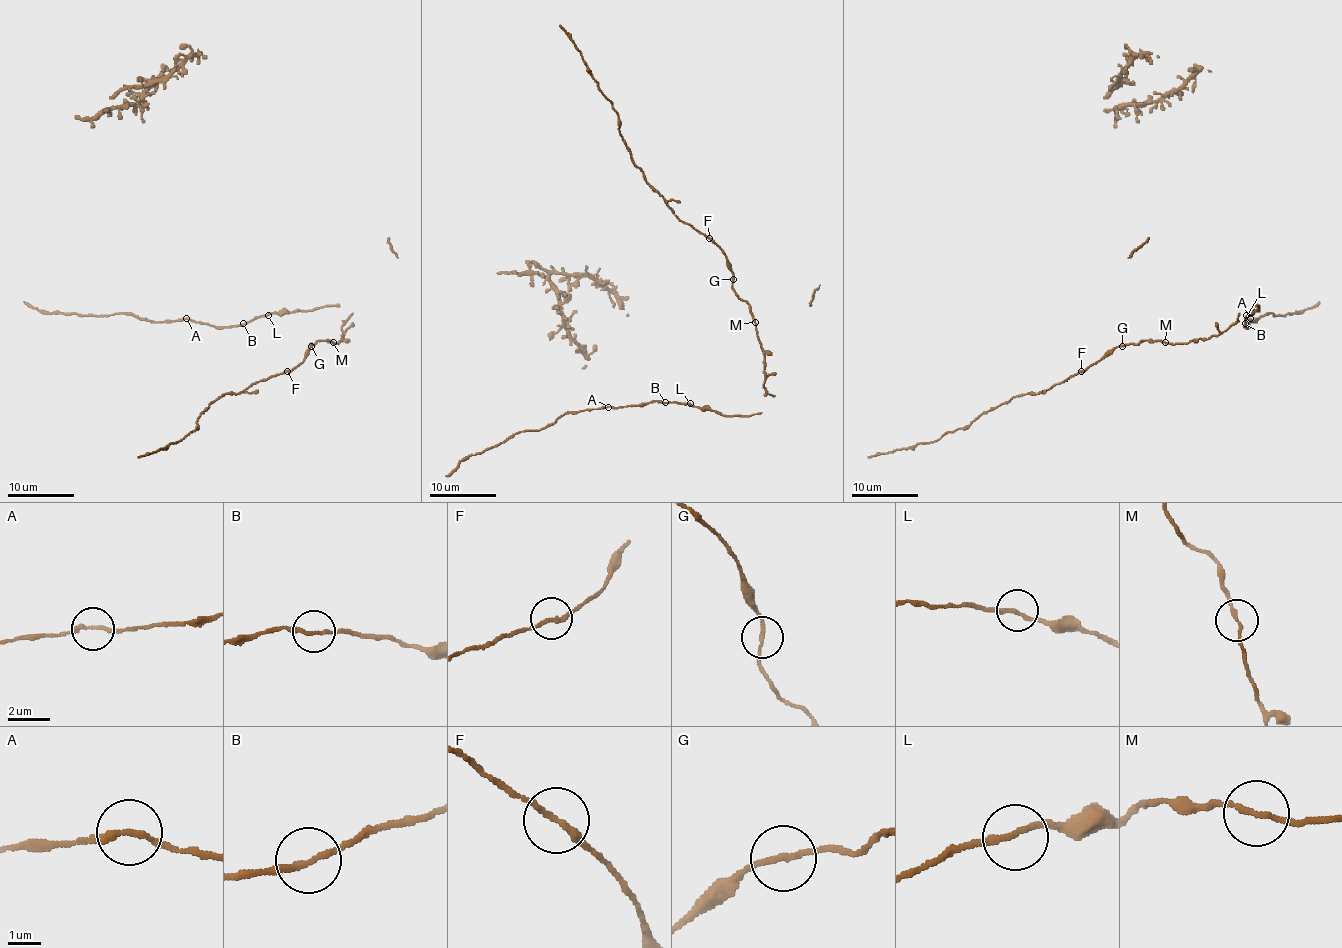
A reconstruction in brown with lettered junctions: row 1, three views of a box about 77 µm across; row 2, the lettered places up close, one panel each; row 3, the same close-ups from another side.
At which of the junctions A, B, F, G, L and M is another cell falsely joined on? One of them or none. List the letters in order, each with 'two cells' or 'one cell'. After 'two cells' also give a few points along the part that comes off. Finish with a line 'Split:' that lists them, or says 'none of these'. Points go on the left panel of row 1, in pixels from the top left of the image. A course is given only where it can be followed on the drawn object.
A: one cell
B: one cell
F: one cell
G: one cell
L: one cell
M: one cell
Split: none of these

